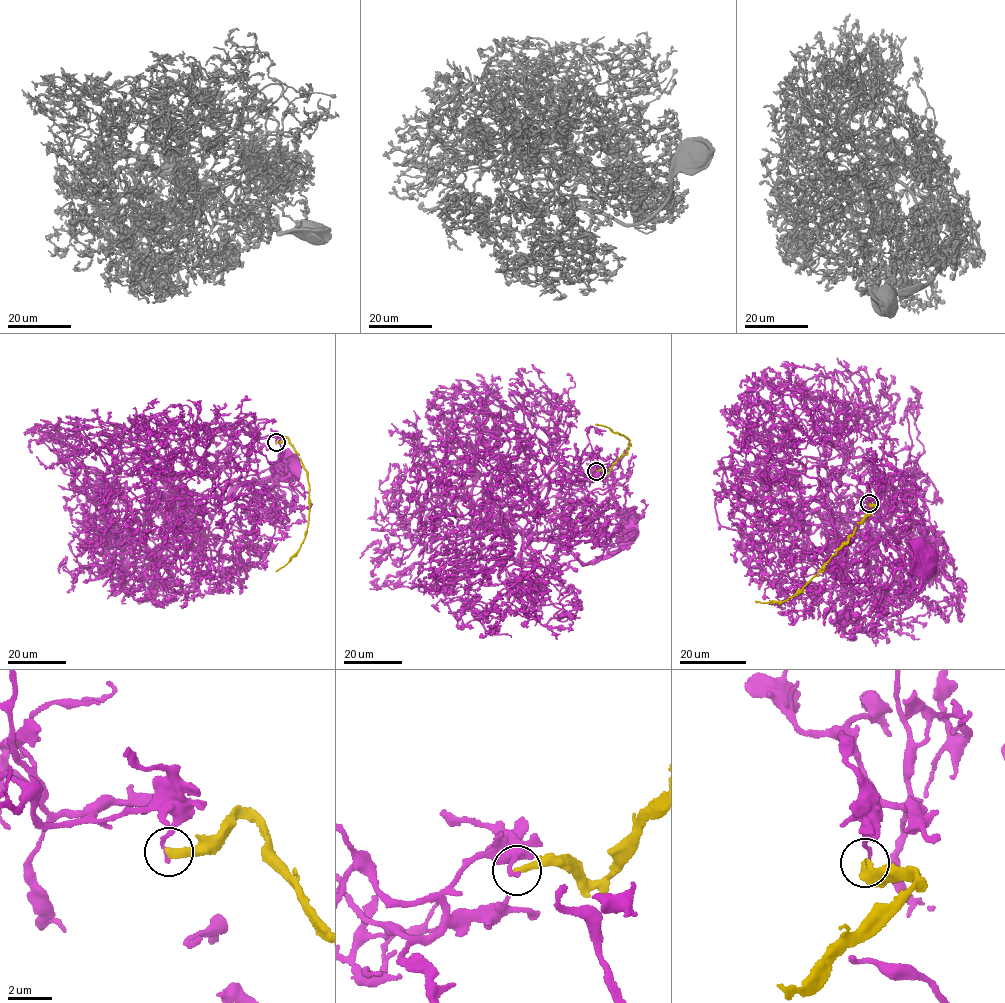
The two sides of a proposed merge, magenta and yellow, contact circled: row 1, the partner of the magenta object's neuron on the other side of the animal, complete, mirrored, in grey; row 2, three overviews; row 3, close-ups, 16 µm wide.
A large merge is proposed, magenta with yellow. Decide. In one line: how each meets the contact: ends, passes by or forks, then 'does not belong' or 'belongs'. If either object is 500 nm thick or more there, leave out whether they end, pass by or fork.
magenta ends there; yellow ends there; does not belong

